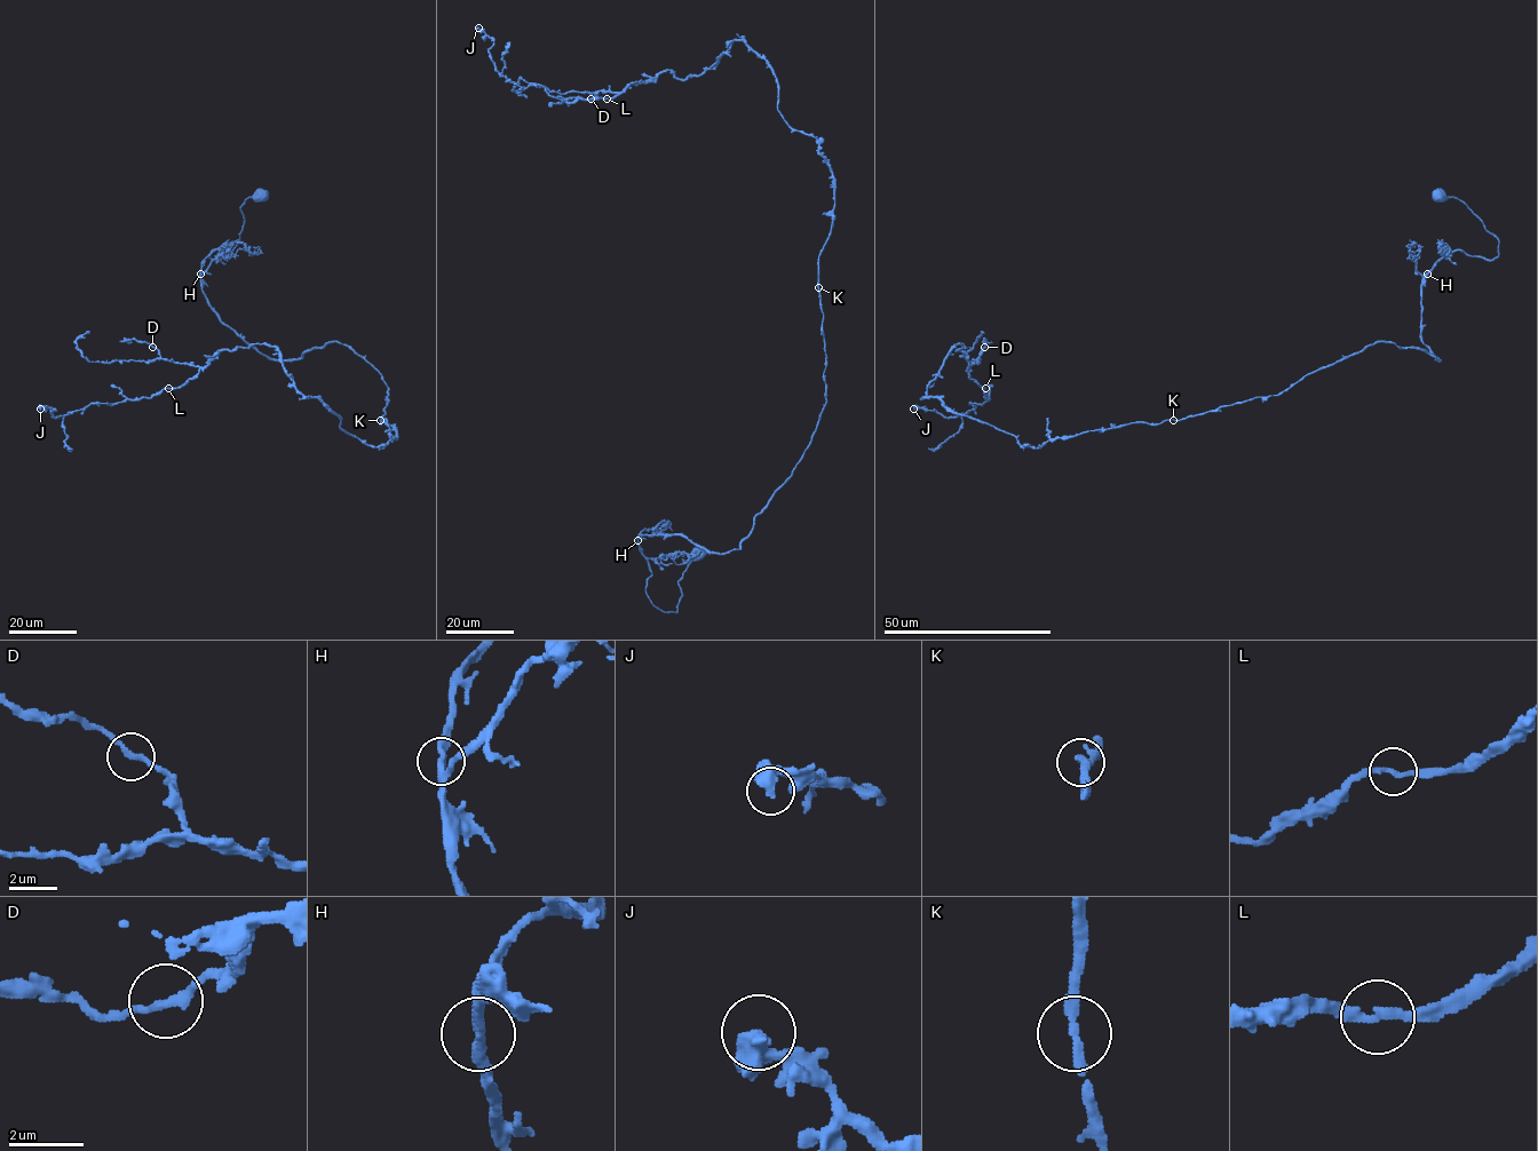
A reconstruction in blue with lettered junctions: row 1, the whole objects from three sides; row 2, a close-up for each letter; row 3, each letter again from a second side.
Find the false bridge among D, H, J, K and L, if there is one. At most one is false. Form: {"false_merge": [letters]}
{"false_merge": []}

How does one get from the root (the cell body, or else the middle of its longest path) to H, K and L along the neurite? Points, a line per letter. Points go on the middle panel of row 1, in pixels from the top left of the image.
H: (698, 553), (678, 582), (681, 596), (678, 611), (665, 612), (645, 593), (645, 580), (651, 572), (637, 541)
K: (698, 553), (678, 582), (678, 611), (658, 609), (639, 536), (738, 549), (811, 439), (825, 403), (818, 287)
L: (698, 553), (658, 609), (639, 536), (738, 549), (811, 439), (834, 179), (742, 40), (607, 98)

